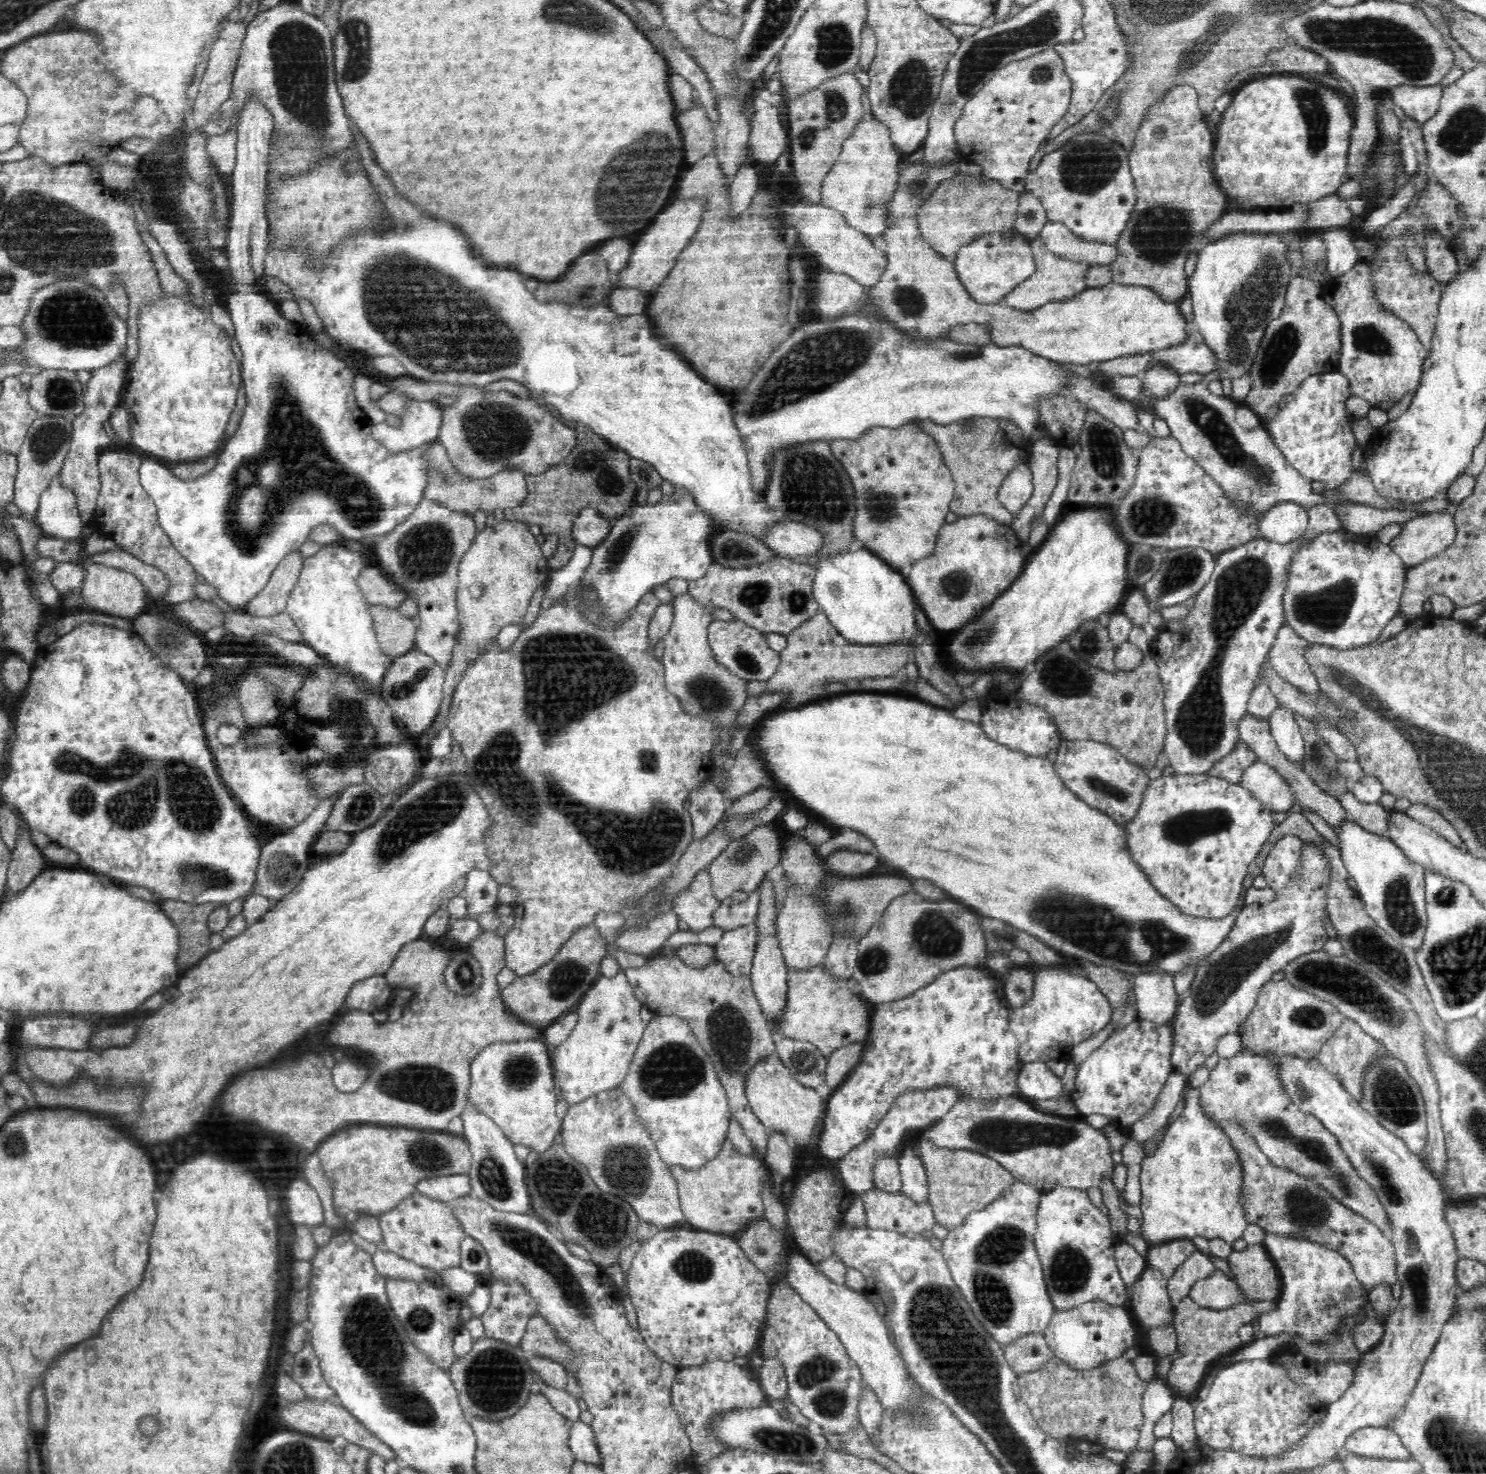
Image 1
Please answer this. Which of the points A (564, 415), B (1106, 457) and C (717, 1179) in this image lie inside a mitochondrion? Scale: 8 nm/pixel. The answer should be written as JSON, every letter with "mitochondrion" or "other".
{"A":"other","B":"mitochondrion","C":"other"}

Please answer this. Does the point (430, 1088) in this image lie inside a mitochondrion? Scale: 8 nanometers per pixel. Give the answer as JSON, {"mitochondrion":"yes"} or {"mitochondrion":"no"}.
{"mitochondrion":"yes"}

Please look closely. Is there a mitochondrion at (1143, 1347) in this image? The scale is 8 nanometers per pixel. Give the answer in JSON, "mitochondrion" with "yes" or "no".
{"mitochondrion":"no"}

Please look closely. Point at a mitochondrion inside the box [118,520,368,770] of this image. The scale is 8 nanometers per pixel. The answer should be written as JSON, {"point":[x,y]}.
{"point":[168,638]}

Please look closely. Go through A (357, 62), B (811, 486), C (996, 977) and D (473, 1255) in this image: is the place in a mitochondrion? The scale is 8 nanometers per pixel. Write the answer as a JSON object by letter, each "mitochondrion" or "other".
{"A":"mitochondrion","B":"mitochondrion","C":"other","D":"mitochondrion"}

